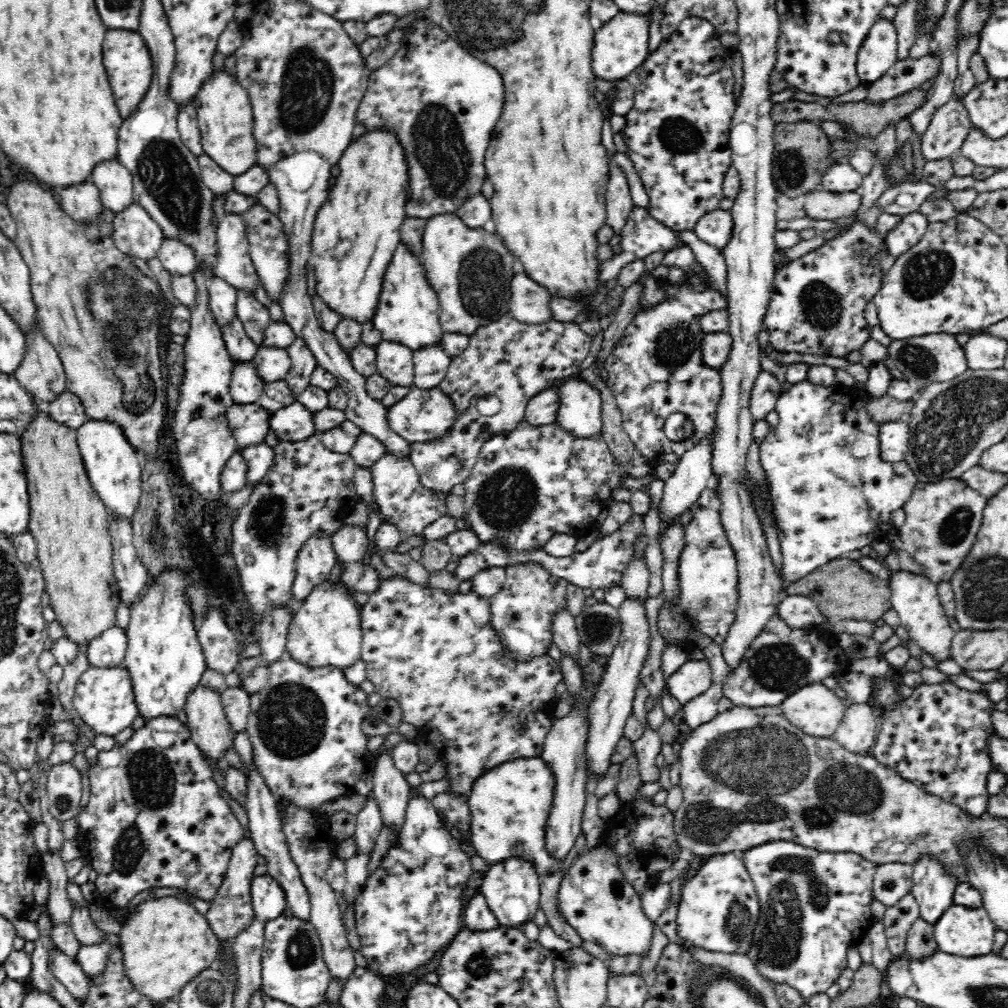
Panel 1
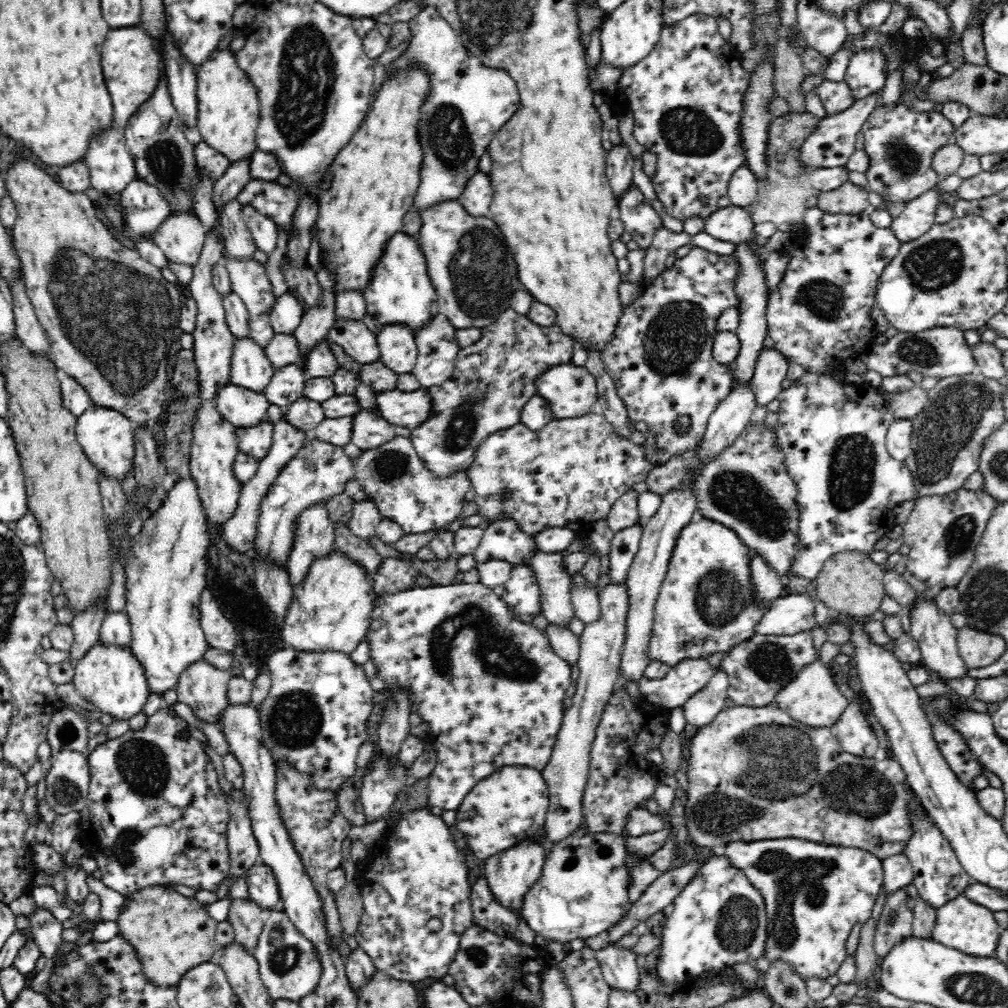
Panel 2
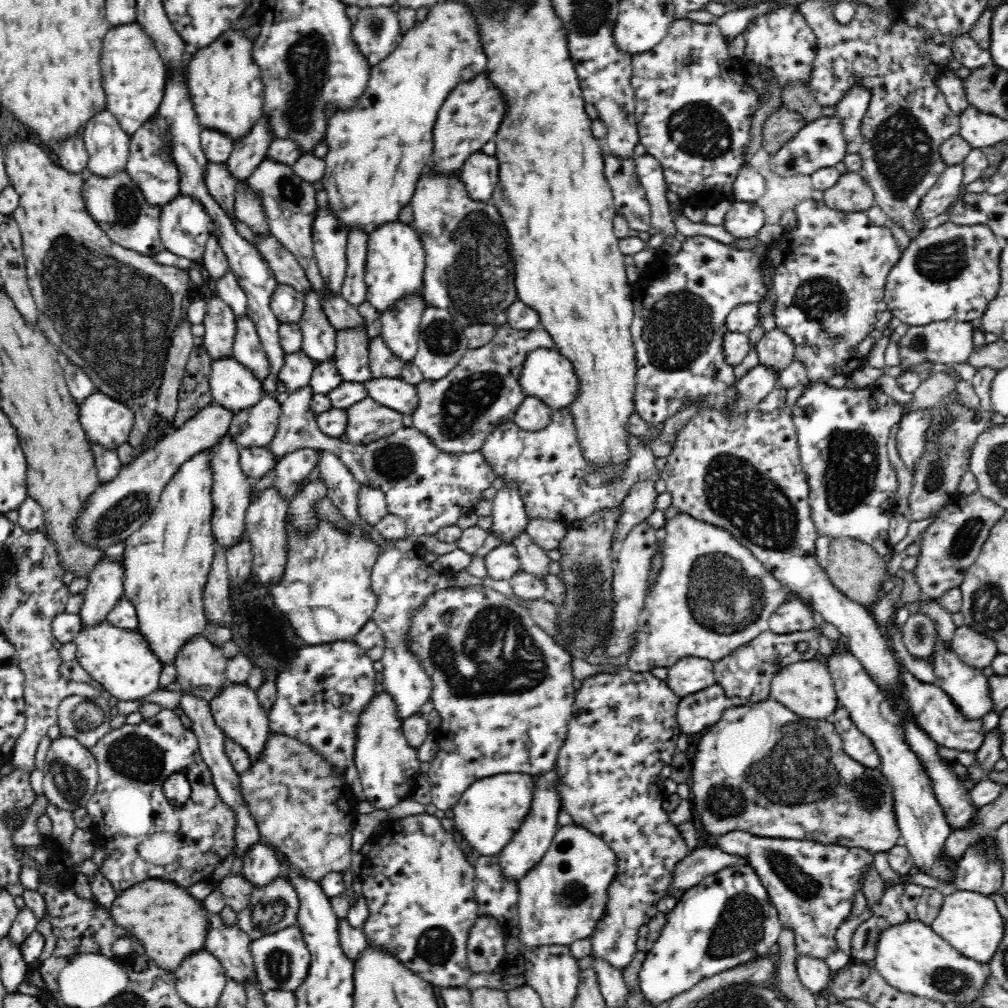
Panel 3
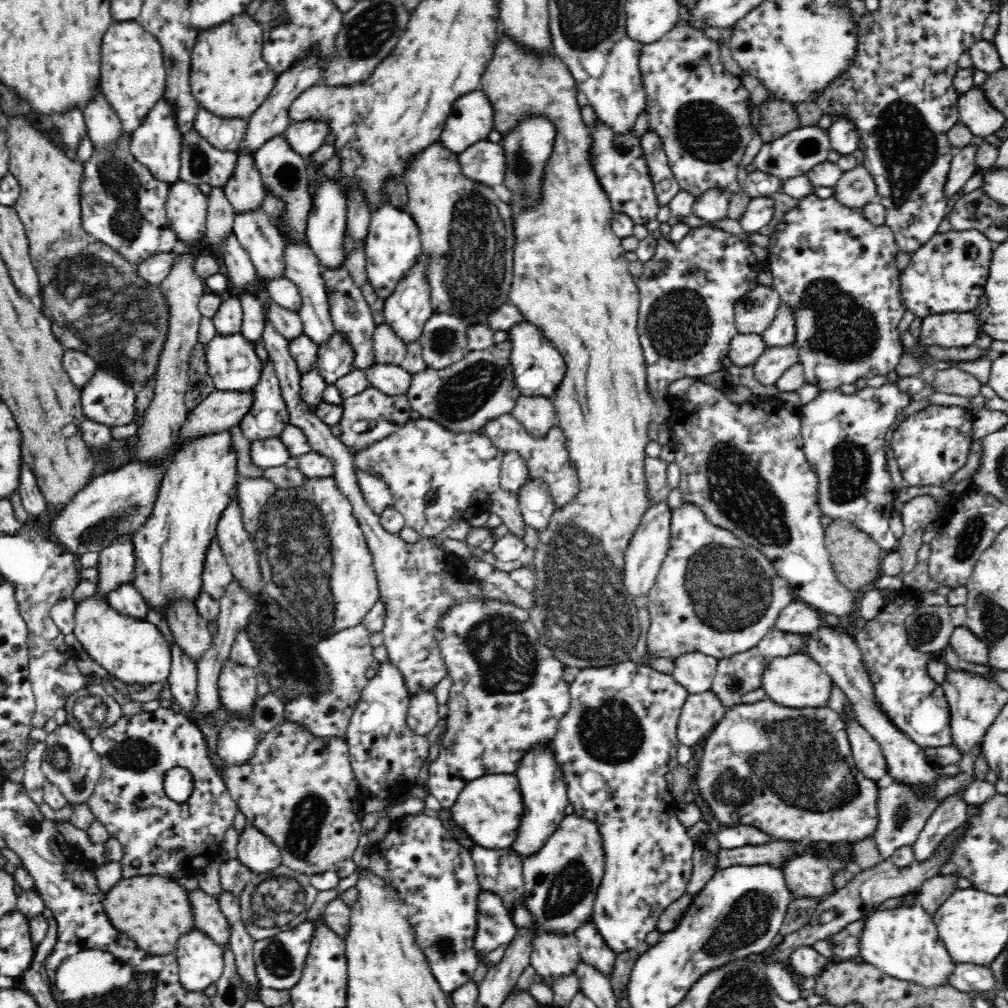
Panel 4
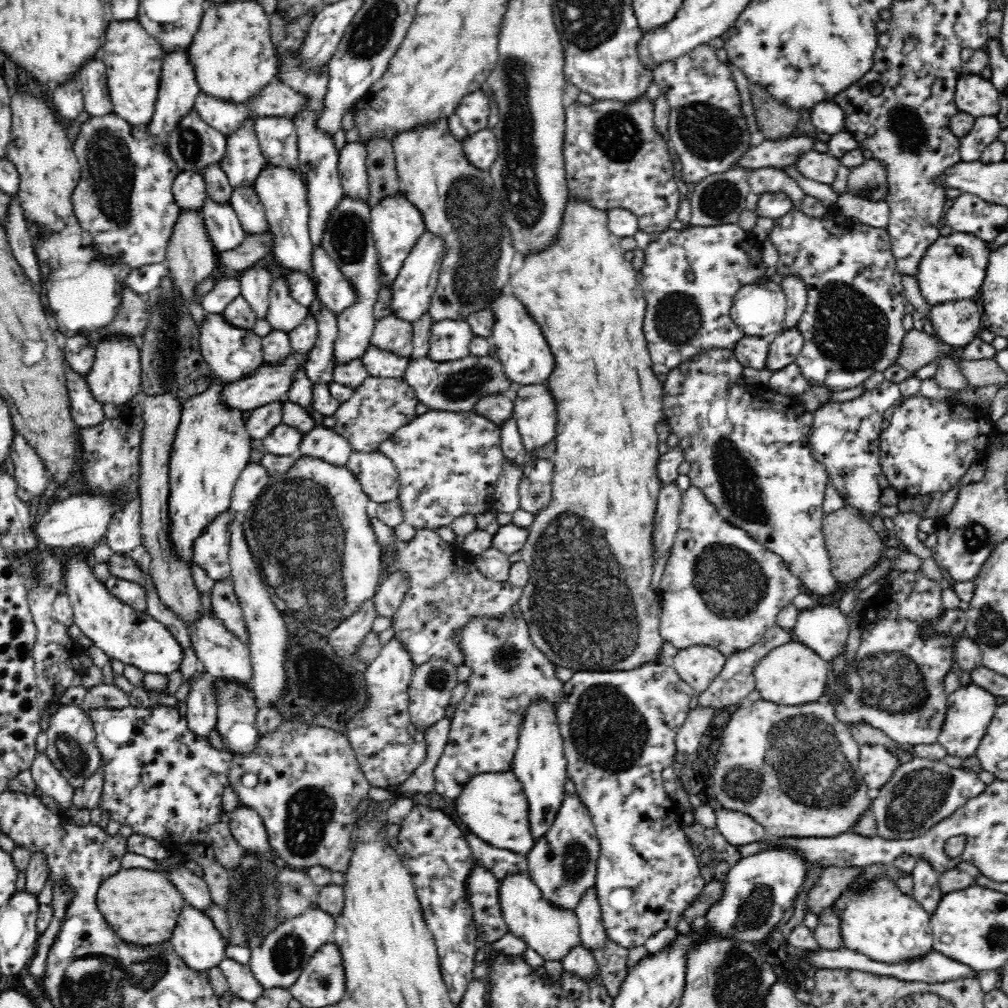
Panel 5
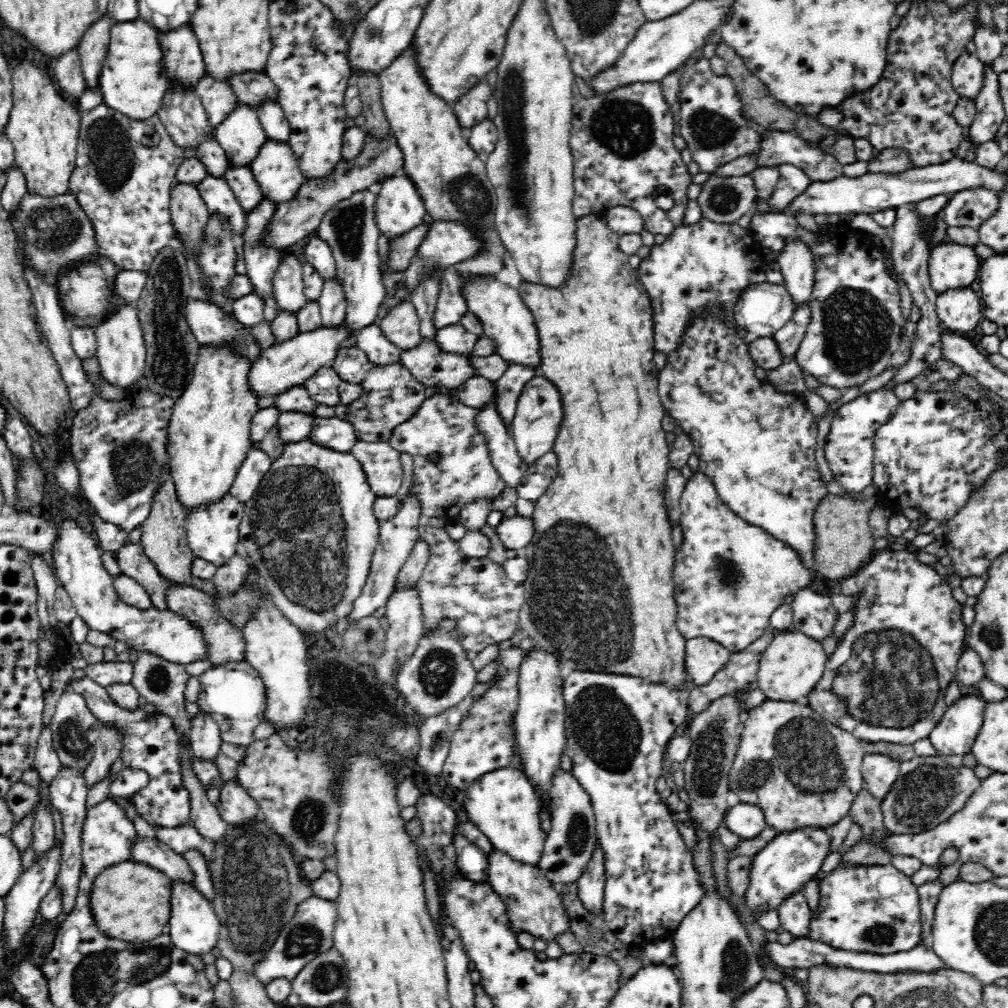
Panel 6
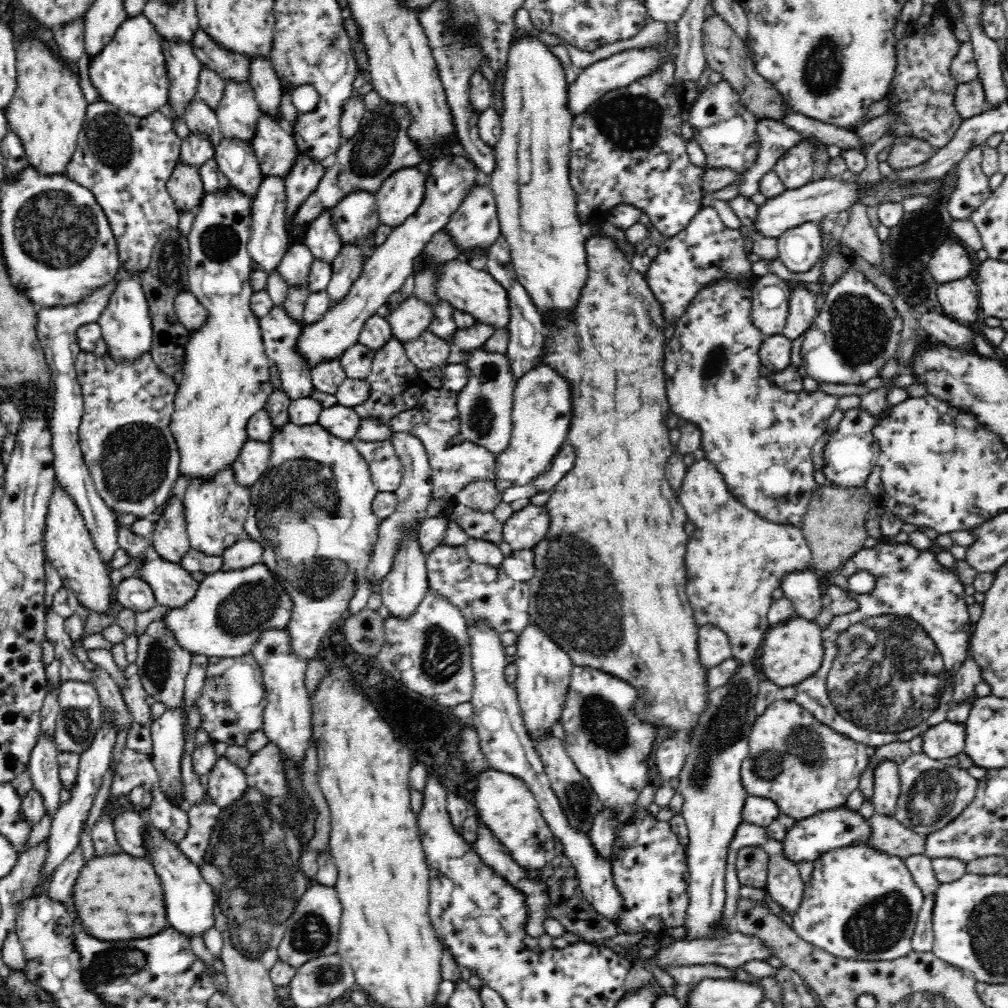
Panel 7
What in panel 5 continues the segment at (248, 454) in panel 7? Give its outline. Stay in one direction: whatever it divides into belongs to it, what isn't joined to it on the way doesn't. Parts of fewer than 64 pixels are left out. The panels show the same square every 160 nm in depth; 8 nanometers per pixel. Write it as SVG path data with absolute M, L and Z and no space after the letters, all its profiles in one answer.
M248 463L233 488L230 510L240 517L246 514L258 502L258 496L263 493L268 481L268 471L264 466Z

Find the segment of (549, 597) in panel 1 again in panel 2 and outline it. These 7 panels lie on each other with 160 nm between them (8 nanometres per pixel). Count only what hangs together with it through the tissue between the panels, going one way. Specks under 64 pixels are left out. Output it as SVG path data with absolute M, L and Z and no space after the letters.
M528 564L512 568L510 578L503 584L499 594L512 615L523 624L533 625L535 617L542 614L539 582Z

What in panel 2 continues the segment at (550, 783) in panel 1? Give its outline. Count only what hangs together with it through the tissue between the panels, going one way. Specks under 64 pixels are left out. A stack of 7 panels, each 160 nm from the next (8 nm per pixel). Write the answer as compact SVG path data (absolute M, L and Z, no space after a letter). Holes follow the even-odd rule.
M503 767L483 778L466 795L457 808L456 827L468 843L468 849L479 859L486 860L524 841L544 847L544 858L550 843L545 831L549 807L549 788L542 772L530 767ZM693 861L690 864L684 863L680 868L669 869L665 873L661 873L661 875L642 893L642 896L632 904L632 907L630 907L630 910L625 914L625 917L620 923L607 931L601 932L598 936L590 936L590 938L584 939L584 946L597 951L614 944L623 935L630 934L633 931L635 932L635 926L638 926L640 922L644 922L646 918L650 918L650 916L656 914L656 912L662 911L664 907L668 908L673 905L676 896L679 896L682 888L694 878L696 870L698 870L702 864L703 862Z

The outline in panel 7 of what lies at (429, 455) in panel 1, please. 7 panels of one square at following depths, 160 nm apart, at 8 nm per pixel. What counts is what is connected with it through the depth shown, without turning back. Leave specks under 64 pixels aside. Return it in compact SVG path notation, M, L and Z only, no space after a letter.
M427 330L416 340L403 344L408 358L415 364L418 370L428 370L446 365L450 354L451 344Z

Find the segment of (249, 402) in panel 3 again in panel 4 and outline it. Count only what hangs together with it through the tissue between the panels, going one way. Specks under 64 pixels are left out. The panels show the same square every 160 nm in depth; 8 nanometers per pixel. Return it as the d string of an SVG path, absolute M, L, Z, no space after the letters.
M240 333L230 336L216 335L205 345L205 349L207 367L216 391L245 393L255 389L261 377L263 364L256 355L255 348L244 339L244 336Z

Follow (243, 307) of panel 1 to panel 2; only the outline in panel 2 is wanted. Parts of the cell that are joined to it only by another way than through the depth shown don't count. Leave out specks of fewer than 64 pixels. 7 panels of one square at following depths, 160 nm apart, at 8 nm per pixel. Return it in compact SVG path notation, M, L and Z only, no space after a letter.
M223 258L222 263L229 272L232 291L248 309L249 337L258 346L266 346L274 338L270 313L275 299L264 265L254 259Z

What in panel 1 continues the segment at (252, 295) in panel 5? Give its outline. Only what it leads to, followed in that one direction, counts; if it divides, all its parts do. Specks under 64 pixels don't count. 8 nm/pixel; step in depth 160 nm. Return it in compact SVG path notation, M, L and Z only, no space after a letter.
M254 361L236 363L231 375L229 391L233 403L257 403L265 382L258 377Z

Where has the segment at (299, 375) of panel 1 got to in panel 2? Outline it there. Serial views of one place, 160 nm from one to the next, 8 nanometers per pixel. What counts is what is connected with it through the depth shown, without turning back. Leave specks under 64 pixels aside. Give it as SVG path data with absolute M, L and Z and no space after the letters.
M321 266L321 270L316 273L317 280L322 286L321 305L319 307L310 307L307 313L301 318L301 323L294 332L298 349L300 349L300 361L298 367L302 374L307 370L307 356L311 350L327 338L329 330L334 326L336 315L334 315L335 282L328 275L326 267Z

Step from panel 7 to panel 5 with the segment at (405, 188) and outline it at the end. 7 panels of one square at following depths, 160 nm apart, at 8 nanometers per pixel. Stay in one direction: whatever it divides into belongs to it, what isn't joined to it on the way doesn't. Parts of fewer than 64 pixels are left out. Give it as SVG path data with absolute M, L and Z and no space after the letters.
M403 193L389 196L371 208L370 227L374 235L376 257L378 257L379 282L383 288L393 287L404 260L410 254L418 239L425 233L425 223L421 213L413 206Z

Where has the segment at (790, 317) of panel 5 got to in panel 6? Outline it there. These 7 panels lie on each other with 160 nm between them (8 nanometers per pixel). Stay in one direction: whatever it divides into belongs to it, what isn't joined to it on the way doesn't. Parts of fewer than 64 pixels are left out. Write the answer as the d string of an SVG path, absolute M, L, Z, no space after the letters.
M790 241L779 254L779 266L784 277L782 285L790 293L794 306L810 302L815 284L814 259L812 259L812 251L806 247L804 241Z

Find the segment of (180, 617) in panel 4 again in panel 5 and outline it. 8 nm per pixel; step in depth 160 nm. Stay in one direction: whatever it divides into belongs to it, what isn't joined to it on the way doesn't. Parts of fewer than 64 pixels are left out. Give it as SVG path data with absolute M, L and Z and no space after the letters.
M171 390L154 396L138 392L130 400L130 408L133 415L140 417L144 422L144 431L140 434L140 470L138 470L140 471L138 490L141 504L139 527L142 544L151 556L149 574L160 601L174 612L174 615L189 629L190 625L202 620L201 596L192 580L191 566L176 557L176 551L172 551L172 543L168 539L168 530L170 530L170 519L168 519L169 460L176 432L180 426L183 403Z

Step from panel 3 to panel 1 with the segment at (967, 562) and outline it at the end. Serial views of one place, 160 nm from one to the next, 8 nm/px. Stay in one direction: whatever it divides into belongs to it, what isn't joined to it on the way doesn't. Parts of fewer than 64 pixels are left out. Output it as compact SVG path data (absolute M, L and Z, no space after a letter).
M961 478L938 482L917 481L910 498L902 506L905 521L898 529L902 549L922 564L923 575L932 582L949 581L976 540L985 506L986 499Z

